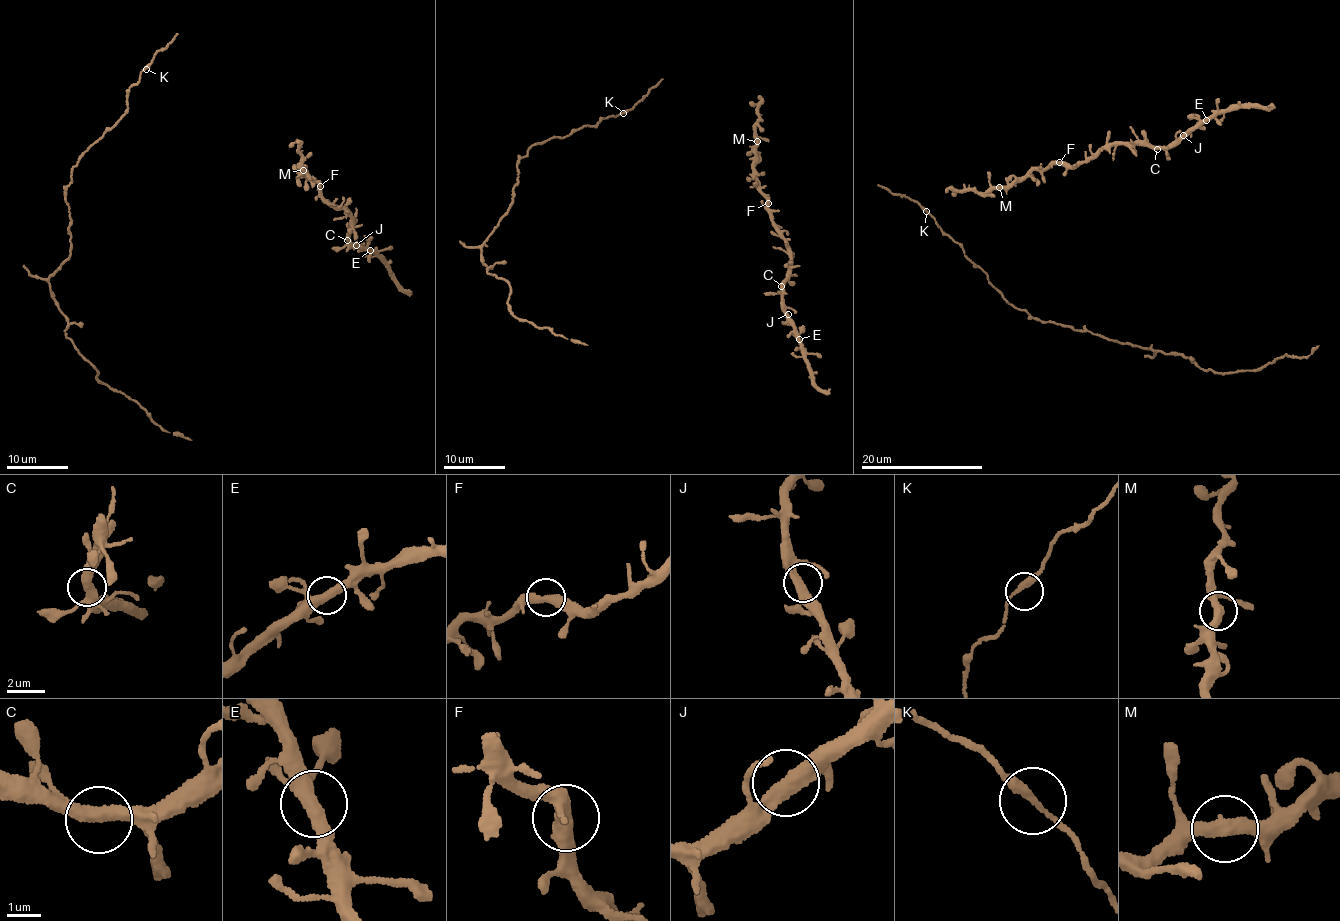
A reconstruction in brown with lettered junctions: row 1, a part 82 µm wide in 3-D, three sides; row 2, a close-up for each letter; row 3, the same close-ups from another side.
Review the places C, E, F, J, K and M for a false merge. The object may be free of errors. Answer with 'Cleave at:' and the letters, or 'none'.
Cleave at: none

